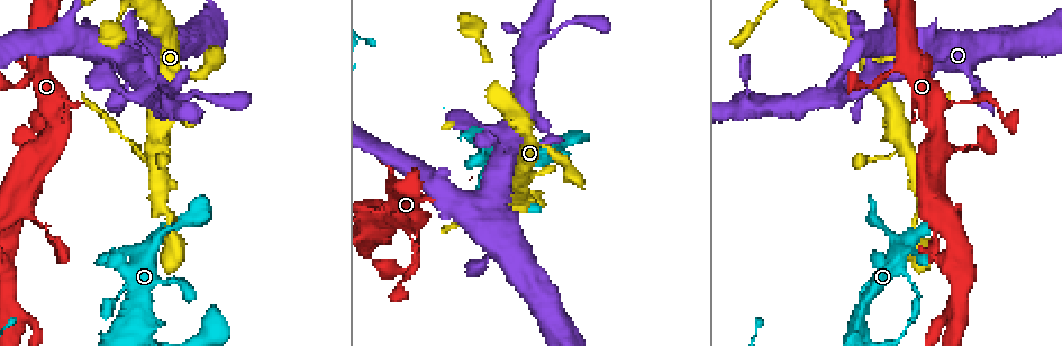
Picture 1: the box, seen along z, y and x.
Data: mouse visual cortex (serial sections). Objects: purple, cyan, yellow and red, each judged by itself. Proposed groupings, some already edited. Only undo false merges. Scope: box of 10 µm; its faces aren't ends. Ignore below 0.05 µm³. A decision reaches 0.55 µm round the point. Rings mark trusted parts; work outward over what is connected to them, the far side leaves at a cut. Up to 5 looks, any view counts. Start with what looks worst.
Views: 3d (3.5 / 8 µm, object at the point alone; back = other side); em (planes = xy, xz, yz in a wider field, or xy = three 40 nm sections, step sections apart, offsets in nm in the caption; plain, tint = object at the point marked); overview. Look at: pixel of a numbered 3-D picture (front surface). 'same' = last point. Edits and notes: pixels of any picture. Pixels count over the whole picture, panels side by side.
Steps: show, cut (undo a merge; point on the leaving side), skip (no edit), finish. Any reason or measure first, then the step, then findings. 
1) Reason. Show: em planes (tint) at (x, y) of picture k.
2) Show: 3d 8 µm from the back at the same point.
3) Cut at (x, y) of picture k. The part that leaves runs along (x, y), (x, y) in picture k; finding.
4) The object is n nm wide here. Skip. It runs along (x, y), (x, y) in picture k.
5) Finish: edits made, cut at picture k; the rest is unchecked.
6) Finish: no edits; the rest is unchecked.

Abrupt turn. Show: 3d 8 µm at (133, 329) of picture 1.

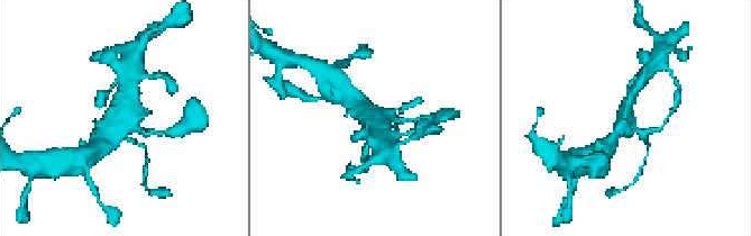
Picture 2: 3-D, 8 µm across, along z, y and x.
Shape alone is not enough. Show: em xy step 5 (tint) at the same point.

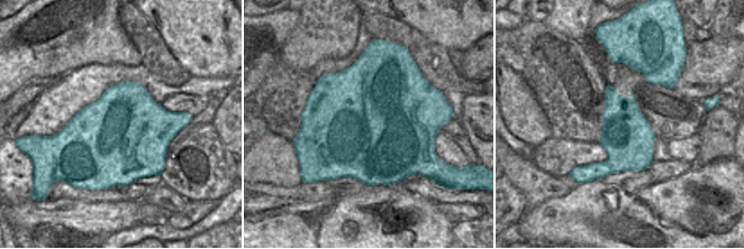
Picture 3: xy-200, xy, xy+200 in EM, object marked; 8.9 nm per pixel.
Skip. It runs along (131, 88), (125, 118), (149, 132) in picture 2; one cell here.

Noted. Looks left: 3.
Thin neck. Show: 3d 3.5 µm at (541, 142) of picture 1.

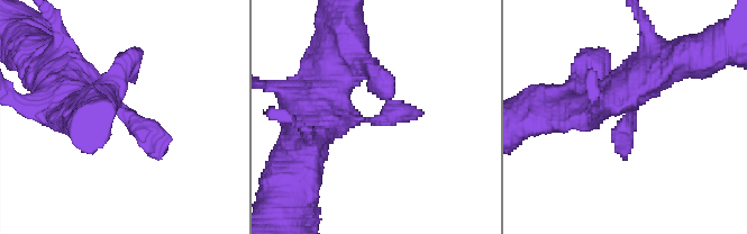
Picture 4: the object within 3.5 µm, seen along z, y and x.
Show: em xy step 1 (tint) at (371, 121) of picture 4.

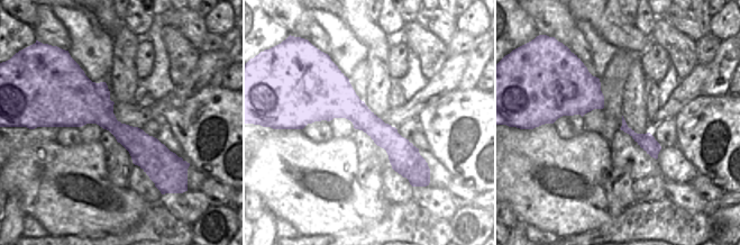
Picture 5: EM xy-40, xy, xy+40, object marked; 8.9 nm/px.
Skip. It runs along (60, 115), (102, 115), (167, 153) in picture 5; one cell here.

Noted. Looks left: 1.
Finish: no edits; the rest is unchecked.

